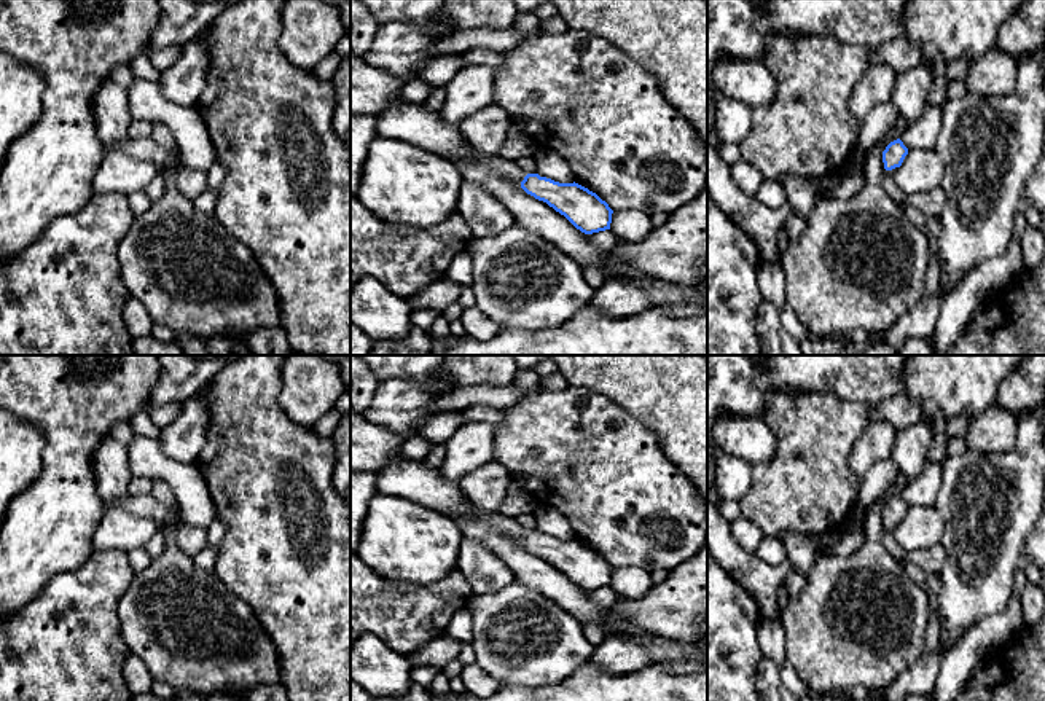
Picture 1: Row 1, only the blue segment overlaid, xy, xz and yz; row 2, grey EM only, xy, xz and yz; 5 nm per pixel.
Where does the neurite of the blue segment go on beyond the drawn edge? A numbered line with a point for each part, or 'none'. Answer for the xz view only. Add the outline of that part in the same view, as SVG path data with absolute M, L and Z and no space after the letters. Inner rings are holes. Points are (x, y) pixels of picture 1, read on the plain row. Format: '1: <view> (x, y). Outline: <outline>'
1: xz (500, 523). Outline: M470 500L465 502L465 510L487 523L497 532L508 534L516 538L522 538L527 532L522 526L518 524L516 518L505 516L499 511L479 508Z

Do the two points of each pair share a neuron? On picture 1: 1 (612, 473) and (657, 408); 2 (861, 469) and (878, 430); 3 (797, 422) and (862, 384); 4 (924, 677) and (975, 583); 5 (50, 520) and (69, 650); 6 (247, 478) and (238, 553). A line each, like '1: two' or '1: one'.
1: two
2: one
3: two
4: two
5: two
6: one

